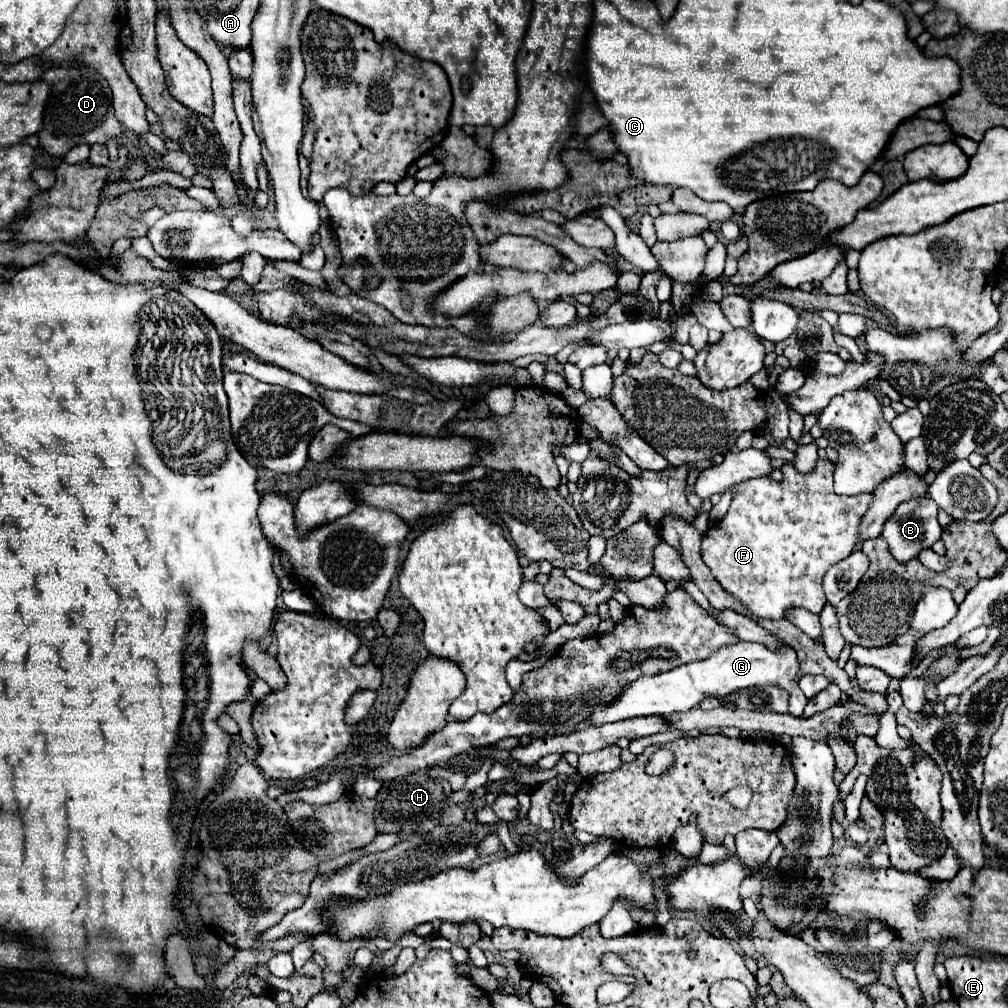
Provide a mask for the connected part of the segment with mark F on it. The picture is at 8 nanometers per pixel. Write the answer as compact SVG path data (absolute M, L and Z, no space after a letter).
M817 461L811 473L797 473L791 463L783 465L783 481L775 483L771 477L749 479L739 485L733 485L731 507L727 515L709 527L703 535L701 551L703 561L709 565L713 577L721 587L739 599L747 611L757 619L783 619L789 609L803 607L811 613L821 613L827 603L823 593L823 577L839 559L851 555L857 547L857 527L859 517L867 511L869 495L845 497L833 491L833 463Z

